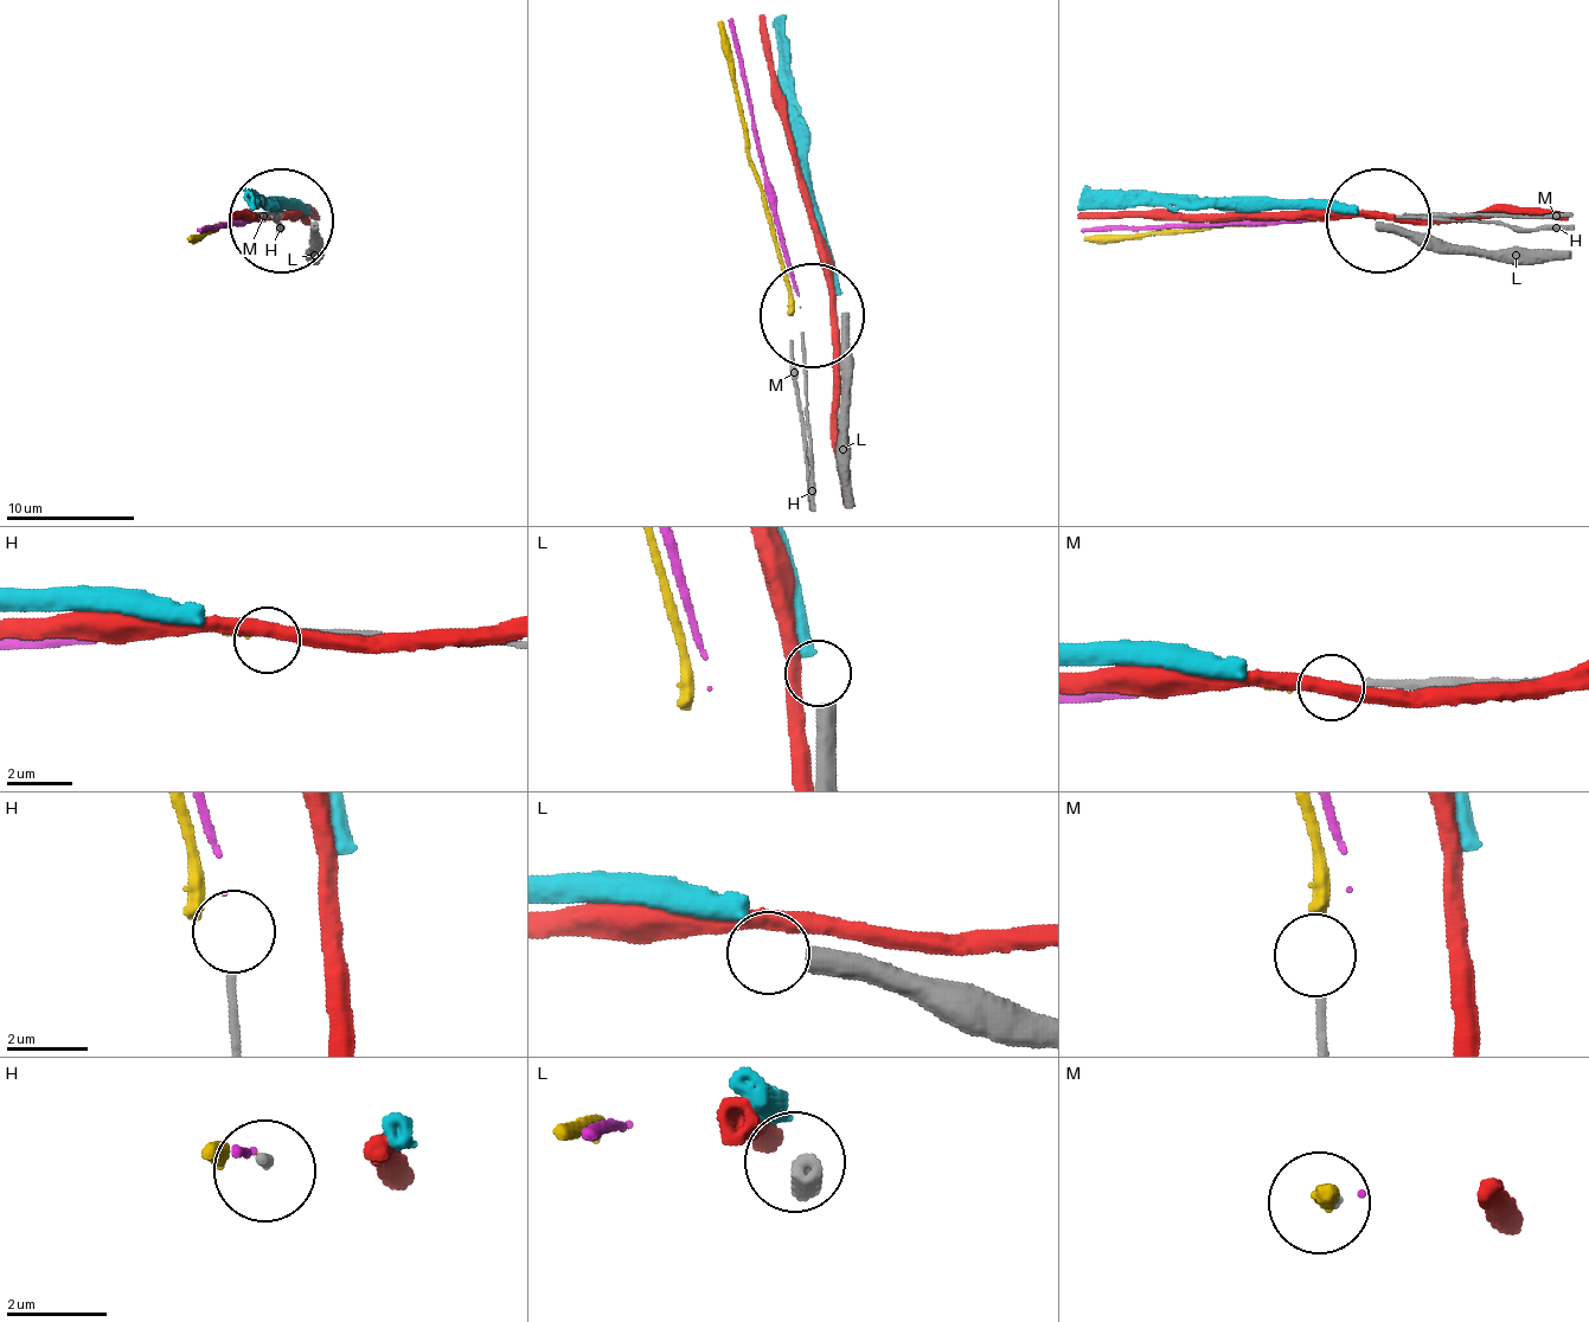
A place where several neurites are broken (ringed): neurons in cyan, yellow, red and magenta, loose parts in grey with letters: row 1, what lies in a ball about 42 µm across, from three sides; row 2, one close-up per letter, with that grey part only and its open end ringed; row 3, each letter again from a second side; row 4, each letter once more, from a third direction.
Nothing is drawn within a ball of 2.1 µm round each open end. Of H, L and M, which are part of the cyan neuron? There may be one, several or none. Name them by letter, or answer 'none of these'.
none of these

